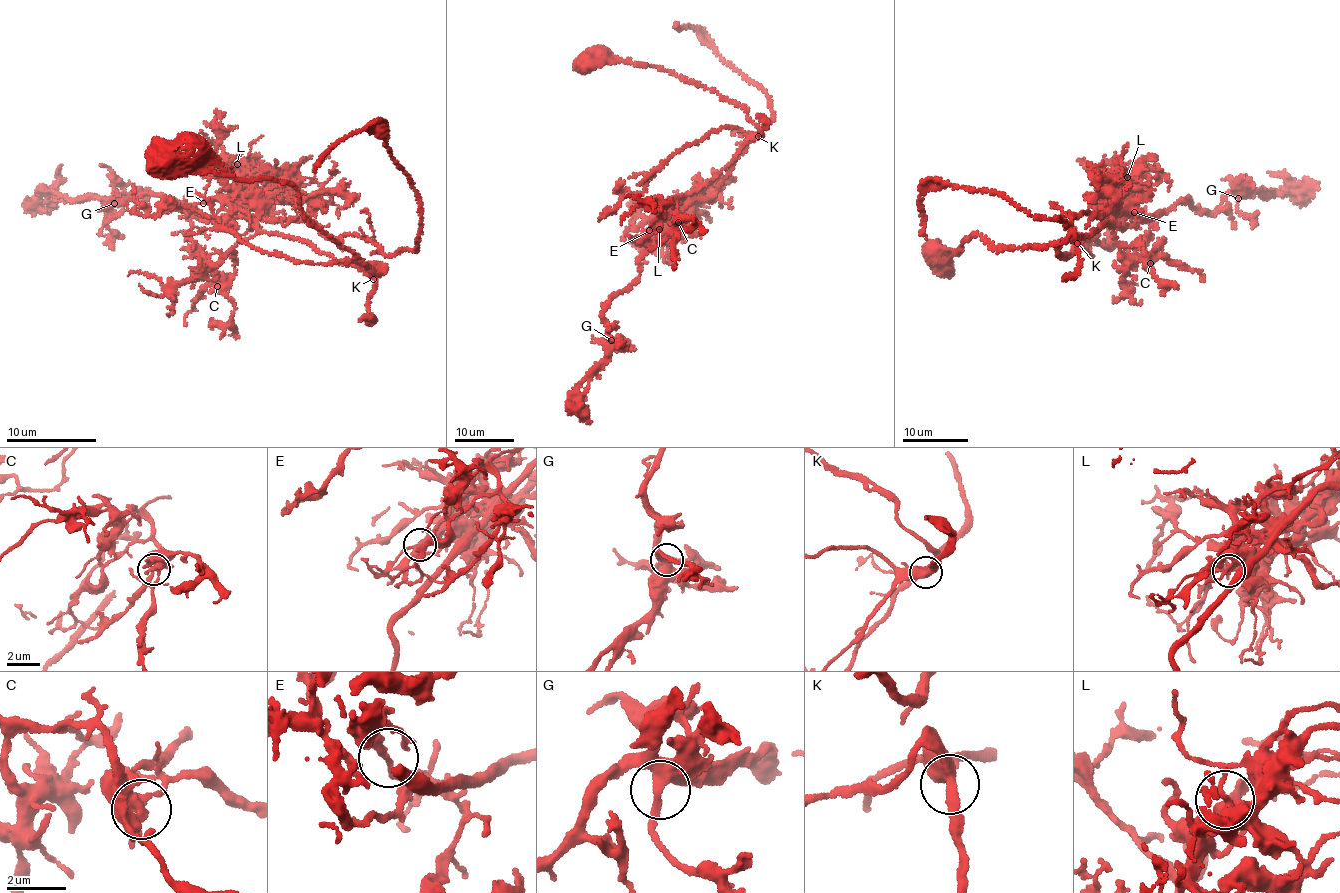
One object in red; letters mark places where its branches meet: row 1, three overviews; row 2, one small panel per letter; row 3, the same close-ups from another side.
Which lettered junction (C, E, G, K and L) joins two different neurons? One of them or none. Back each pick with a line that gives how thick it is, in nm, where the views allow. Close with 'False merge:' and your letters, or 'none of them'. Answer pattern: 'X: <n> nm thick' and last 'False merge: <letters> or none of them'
E: 200 nm thick
False merge: E

